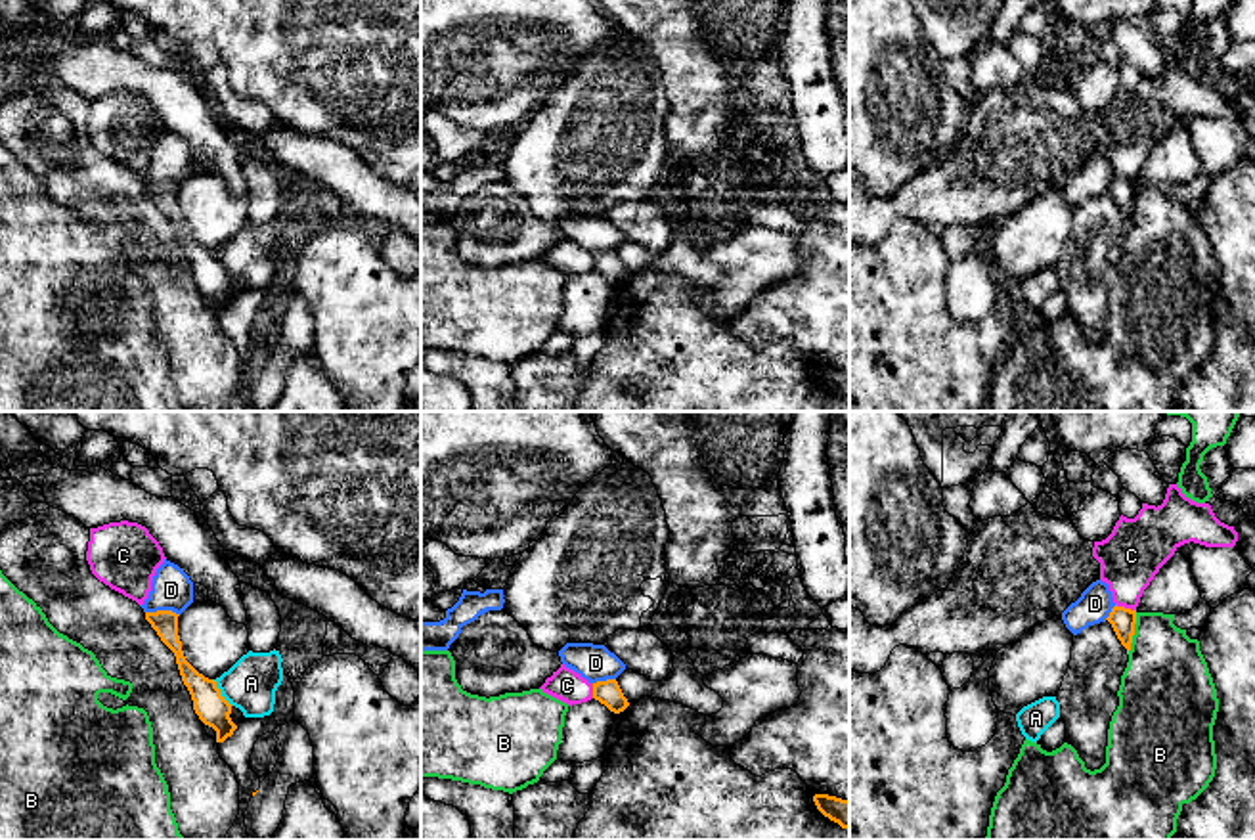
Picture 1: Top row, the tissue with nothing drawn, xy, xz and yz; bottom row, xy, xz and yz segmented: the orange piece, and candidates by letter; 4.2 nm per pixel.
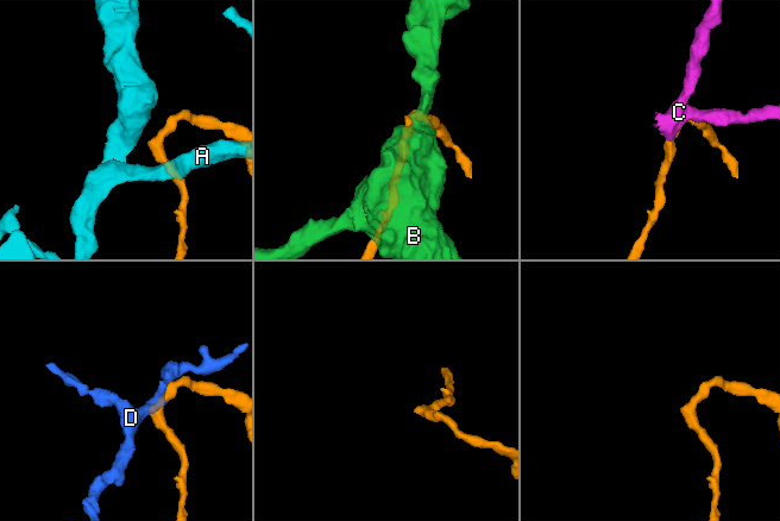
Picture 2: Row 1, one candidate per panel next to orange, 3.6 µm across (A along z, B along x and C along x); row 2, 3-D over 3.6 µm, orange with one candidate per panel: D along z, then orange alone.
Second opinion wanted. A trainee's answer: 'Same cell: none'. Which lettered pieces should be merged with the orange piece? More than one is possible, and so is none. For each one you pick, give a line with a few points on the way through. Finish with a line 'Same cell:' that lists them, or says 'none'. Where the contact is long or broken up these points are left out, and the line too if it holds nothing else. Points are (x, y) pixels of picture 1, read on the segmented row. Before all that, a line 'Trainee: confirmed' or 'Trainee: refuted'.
Trainee: confirmed
Same cell: none

